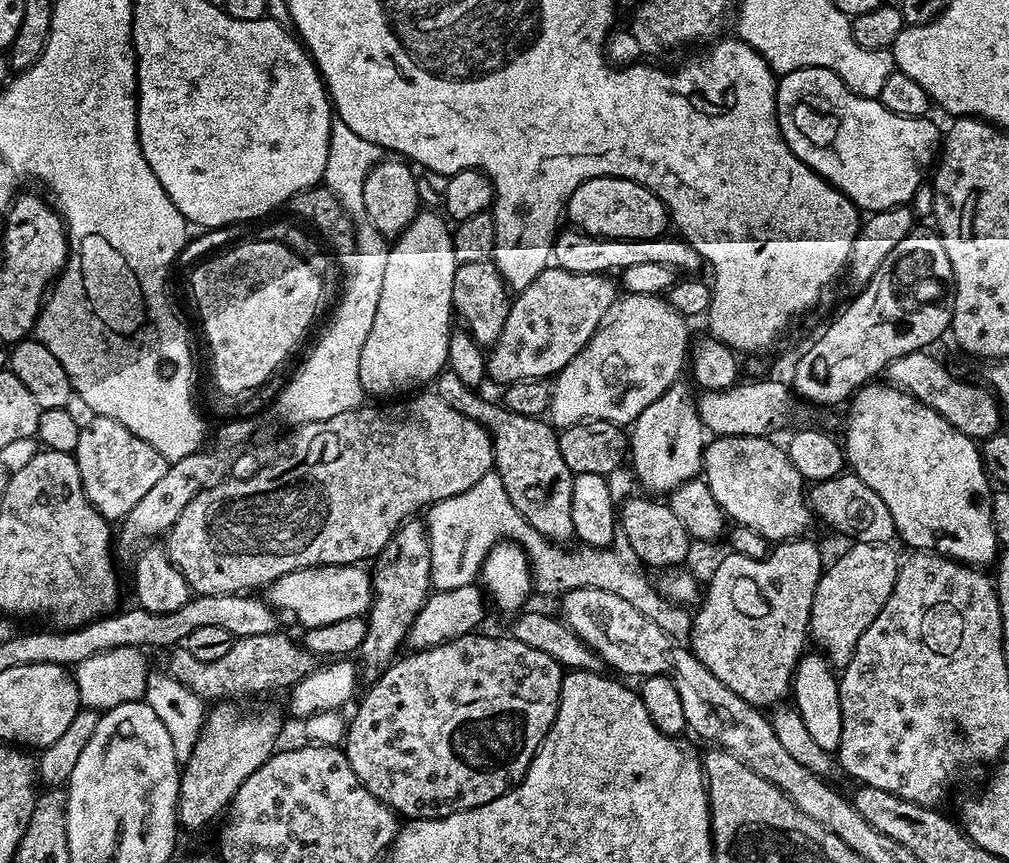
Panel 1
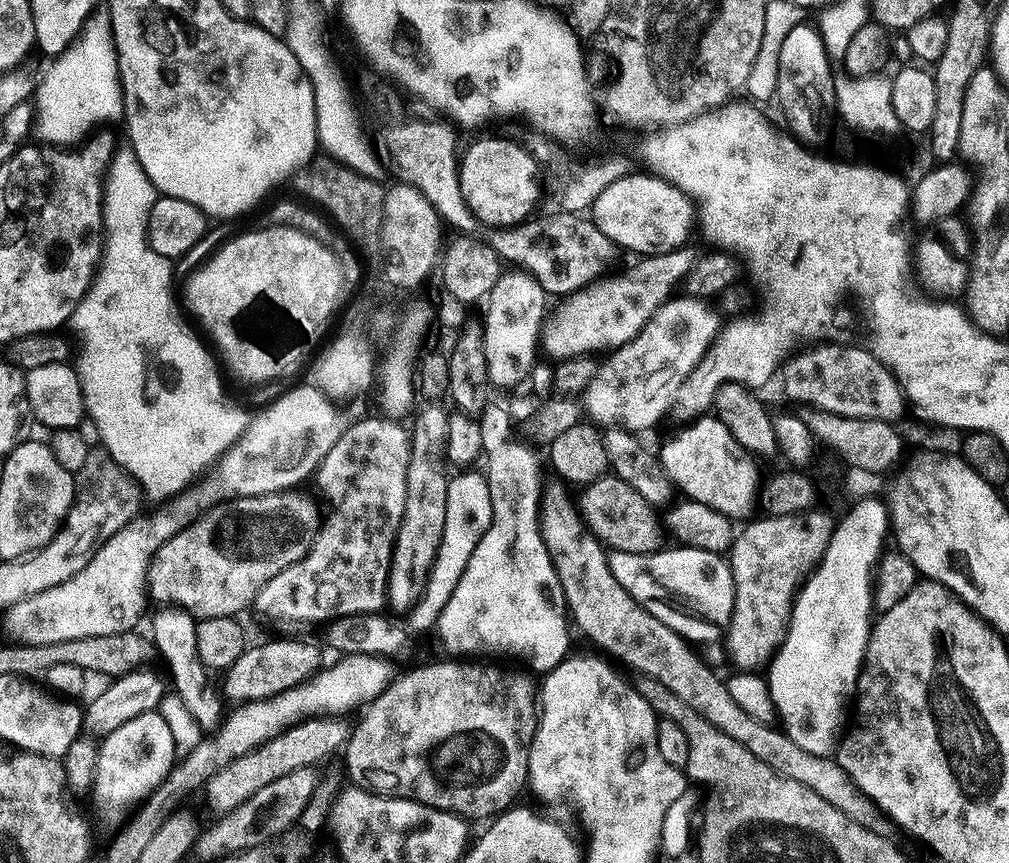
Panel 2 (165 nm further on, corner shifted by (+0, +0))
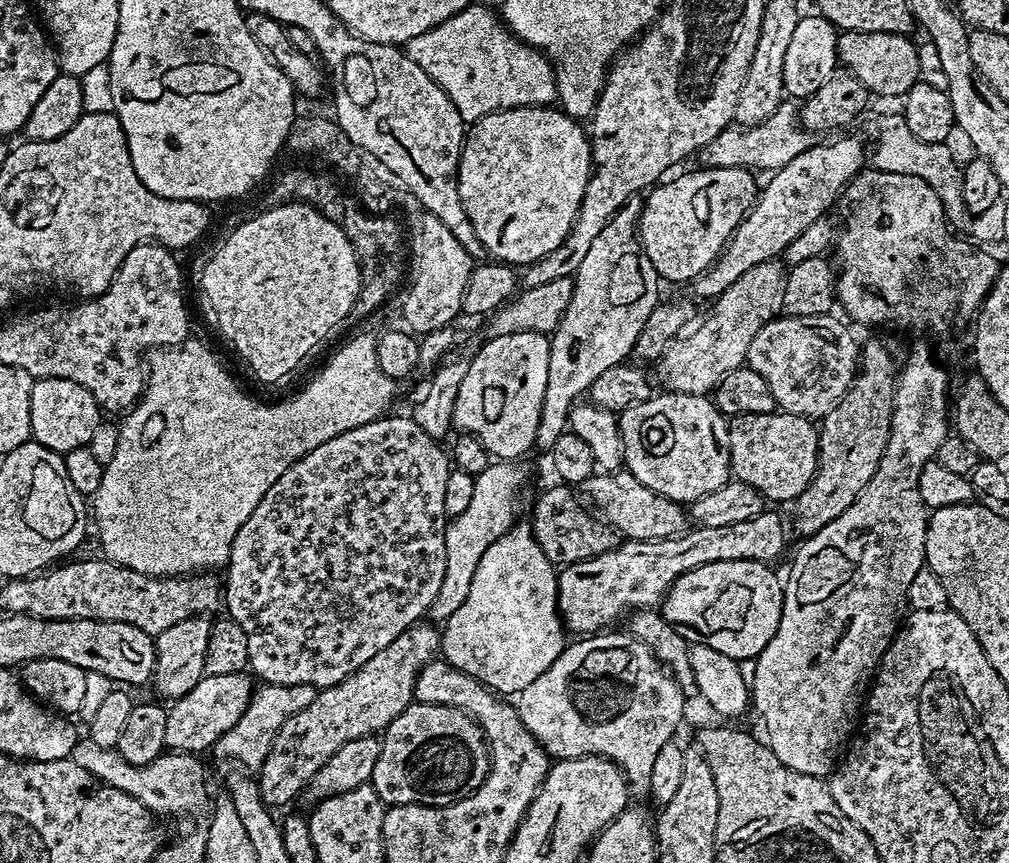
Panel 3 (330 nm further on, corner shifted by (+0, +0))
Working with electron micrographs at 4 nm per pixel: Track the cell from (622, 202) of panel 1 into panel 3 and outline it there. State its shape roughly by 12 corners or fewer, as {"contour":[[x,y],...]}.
{"contour":[[704,166],[643,197],[641,249],[687,285],[756,202],[748,168]]}

